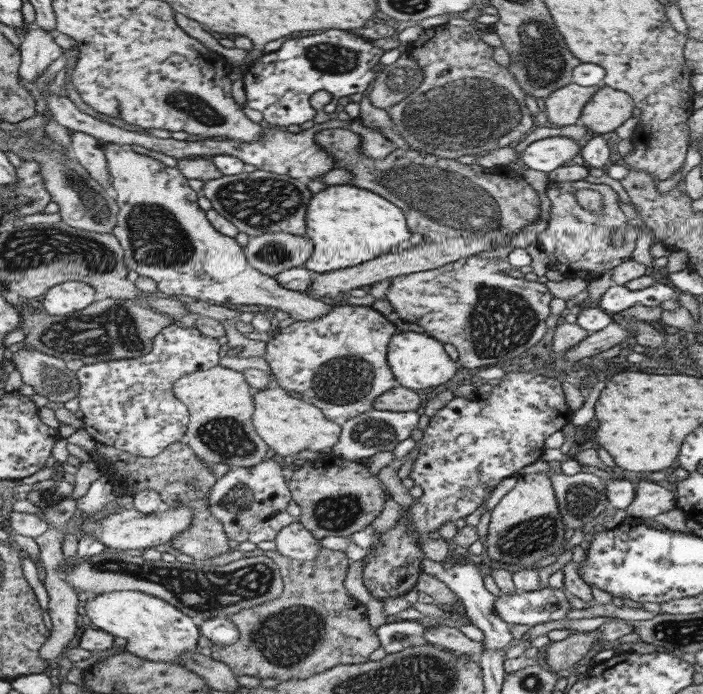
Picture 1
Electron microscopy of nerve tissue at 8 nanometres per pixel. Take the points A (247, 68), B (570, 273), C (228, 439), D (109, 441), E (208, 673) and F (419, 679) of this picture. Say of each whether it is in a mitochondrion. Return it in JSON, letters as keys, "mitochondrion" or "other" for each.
{"A":"other","B":"other","C":"mitochondrion","D":"other","E":"other","F":"mitochondrion"}

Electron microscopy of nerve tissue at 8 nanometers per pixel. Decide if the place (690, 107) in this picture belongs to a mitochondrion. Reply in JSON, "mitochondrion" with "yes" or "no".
{"mitochondrion":"no"}

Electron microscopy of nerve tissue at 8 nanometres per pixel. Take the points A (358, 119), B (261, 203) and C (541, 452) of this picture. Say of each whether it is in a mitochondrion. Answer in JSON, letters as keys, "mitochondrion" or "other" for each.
{"A":"other","B":"mitochondrion","C":"other"}

